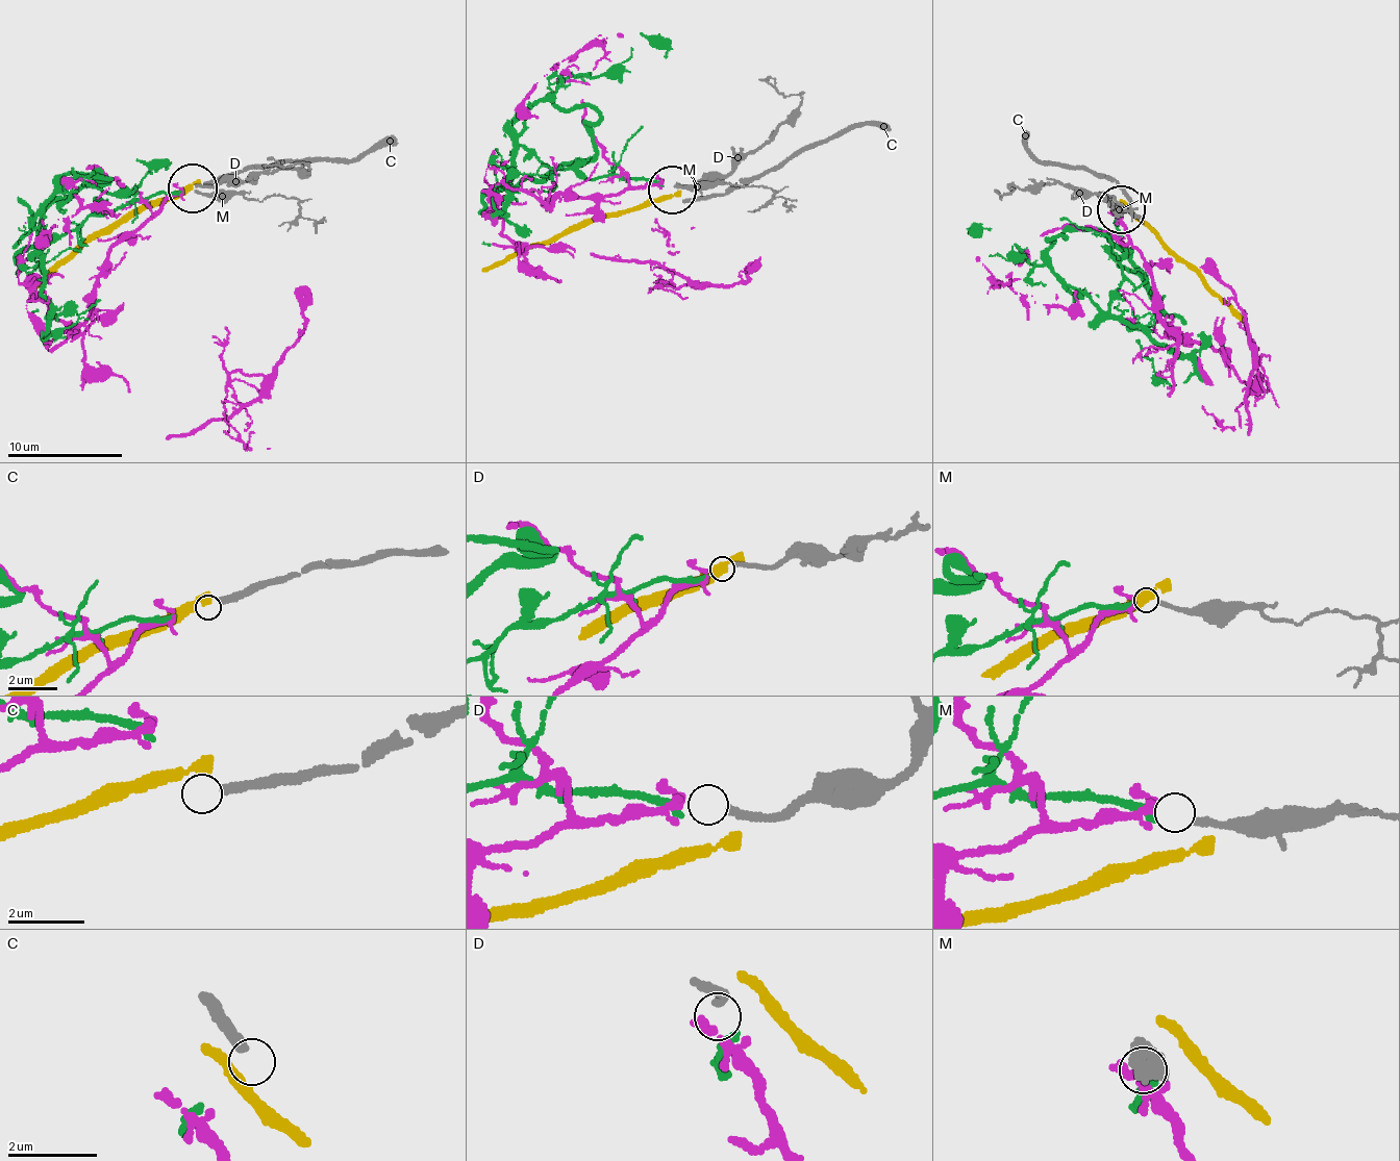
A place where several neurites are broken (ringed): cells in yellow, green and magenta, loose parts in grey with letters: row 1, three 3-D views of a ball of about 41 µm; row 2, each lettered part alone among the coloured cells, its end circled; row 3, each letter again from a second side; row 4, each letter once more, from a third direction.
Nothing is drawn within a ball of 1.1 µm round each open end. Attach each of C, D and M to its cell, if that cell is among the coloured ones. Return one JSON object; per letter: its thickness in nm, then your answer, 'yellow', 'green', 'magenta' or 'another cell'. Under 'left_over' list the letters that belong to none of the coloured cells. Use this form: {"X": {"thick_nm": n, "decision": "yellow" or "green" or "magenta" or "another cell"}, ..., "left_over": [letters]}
{"C": {"thick_nm": 280, "decision": "another cell"}, "D": {"thick_nm": 190, "decision": "magenta"}, "M": {"thick_nm": 170, "decision": "green"}, "left_over": ["C"]}

